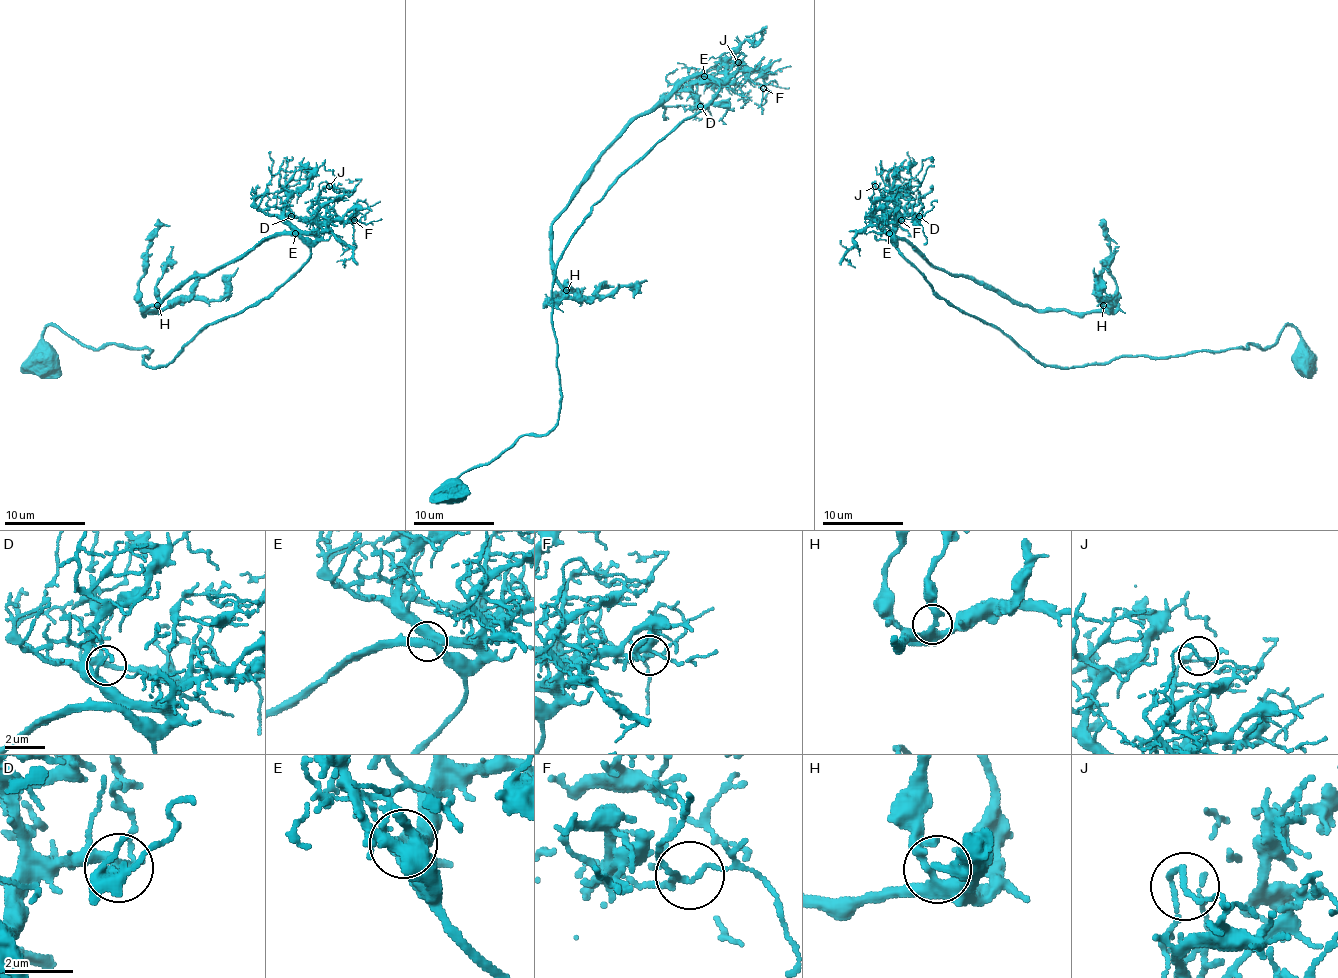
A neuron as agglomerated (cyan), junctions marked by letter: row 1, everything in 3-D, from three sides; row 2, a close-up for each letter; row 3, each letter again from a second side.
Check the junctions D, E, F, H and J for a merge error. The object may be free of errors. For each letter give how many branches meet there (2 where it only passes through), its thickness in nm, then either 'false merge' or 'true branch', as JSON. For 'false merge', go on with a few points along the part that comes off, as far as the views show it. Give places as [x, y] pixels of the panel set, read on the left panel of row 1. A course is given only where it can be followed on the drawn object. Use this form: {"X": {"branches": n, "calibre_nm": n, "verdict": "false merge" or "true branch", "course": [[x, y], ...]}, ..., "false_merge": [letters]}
{"D": {"branches": 4, "calibre_nm": 240, "verdict": "true branch"}, "E": {"branches": 3, "calibre_nm": 280, "verdict": "true branch"}, "F": {"branches": 3, "calibre_nm": 120, "verdict": "true branch"}, "H": {"branches": 3, "calibre_nm": 320, "verdict": "true branch"}, "J": {"branches": 2, "calibre_nm": 130, "verdict": "false merge", "course": [[329, 186], [325, 182], [319, 184], [315, 200], [319, 212], [313, 220], [352, 249], [350, 257], [336, 261]]}, "false_merge": ["J"]}

